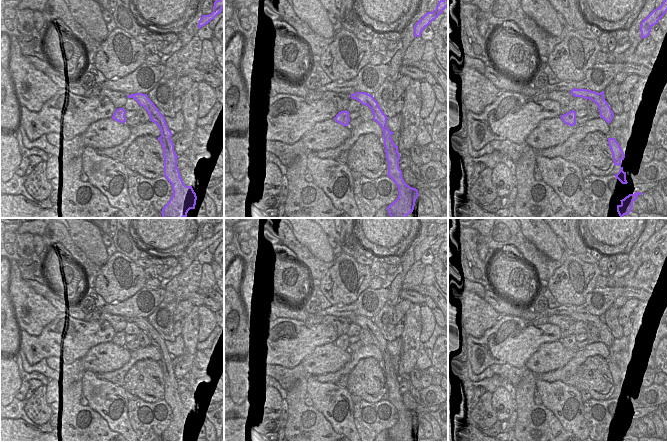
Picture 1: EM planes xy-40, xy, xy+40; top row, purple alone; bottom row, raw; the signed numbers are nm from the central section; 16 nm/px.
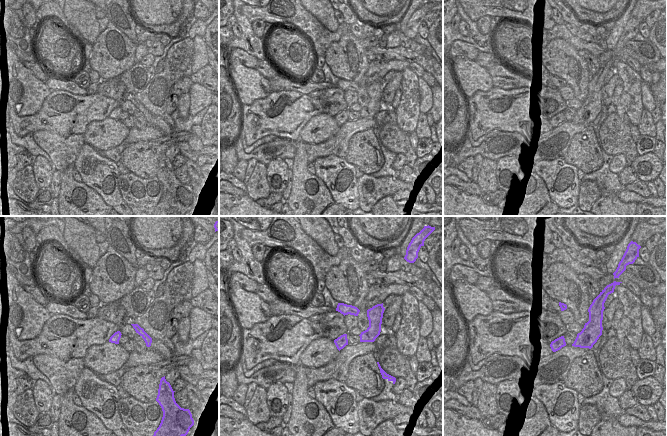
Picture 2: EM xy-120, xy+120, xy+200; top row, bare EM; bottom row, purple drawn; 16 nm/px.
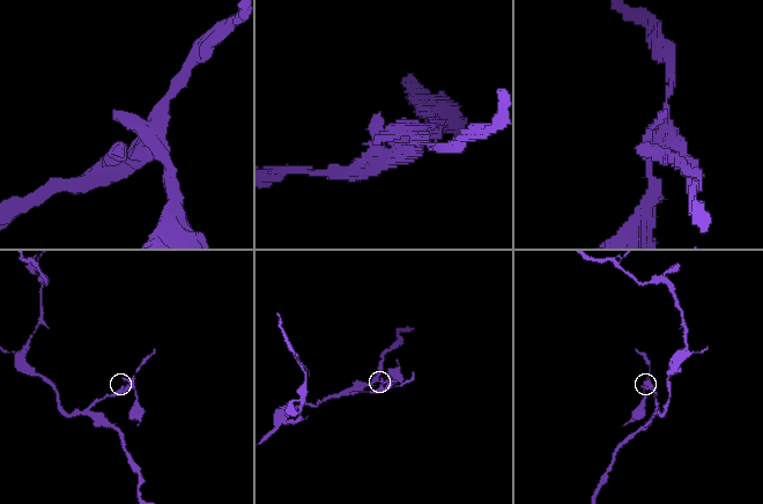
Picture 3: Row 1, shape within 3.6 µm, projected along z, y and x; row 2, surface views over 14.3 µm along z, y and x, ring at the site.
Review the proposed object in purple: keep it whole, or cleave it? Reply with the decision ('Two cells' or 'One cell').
Two cells.

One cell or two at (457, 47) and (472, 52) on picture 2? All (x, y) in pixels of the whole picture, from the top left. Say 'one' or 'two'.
one

